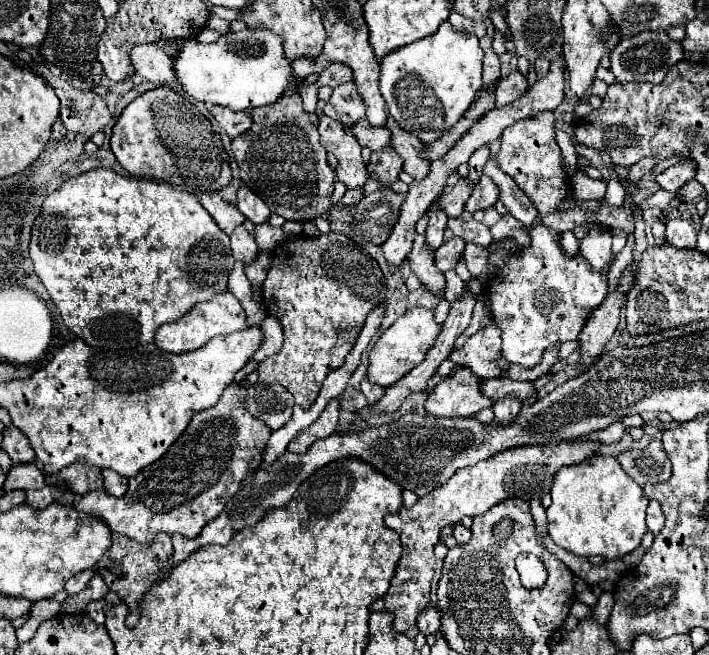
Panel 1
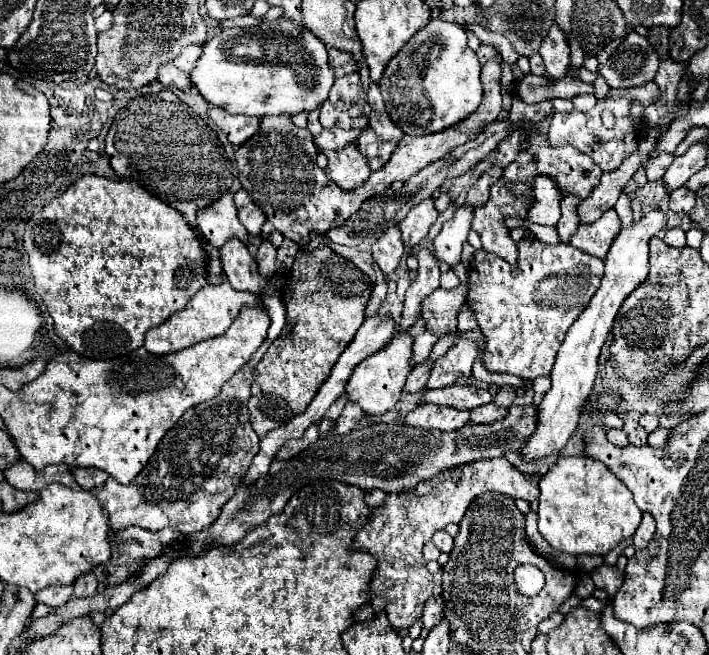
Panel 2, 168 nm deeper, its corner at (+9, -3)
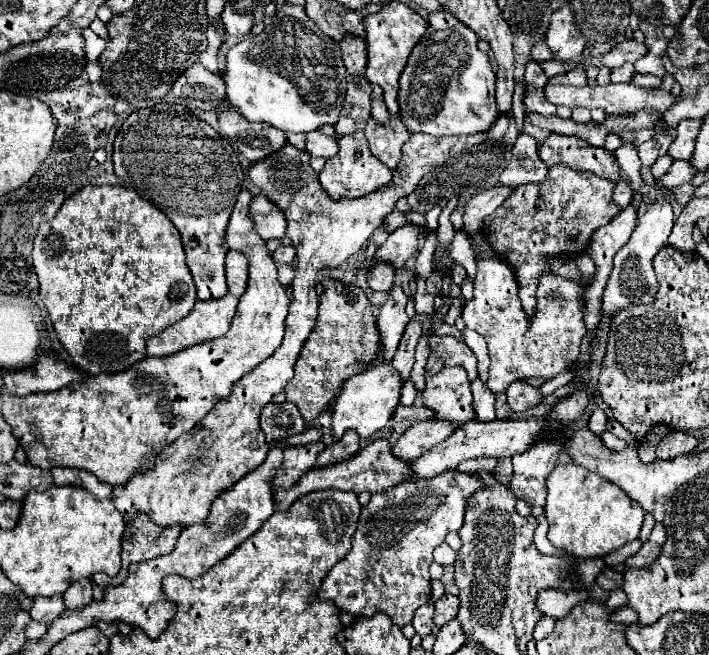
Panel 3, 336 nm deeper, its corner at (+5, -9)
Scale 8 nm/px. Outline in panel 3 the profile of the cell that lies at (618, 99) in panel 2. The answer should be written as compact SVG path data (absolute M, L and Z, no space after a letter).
M552 132L544 142L540 142L538 156L548 168L564 164L572 170L592 172L612 182L620 178L620 166L612 152L604 148L592 148L588 142L576 136L562 136Z

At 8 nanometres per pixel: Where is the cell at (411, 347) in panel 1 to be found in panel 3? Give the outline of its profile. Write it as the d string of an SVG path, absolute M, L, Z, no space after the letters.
M386 362L372 366L356 376L352 376L350 380L346 380L342 386L342 392L338 394L334 408L332 408L334 442L338 442L344 436L344 432L348 432L348 430L354 430L360 438L368 438L374 432L382 430L388 424L388 420L392 418L396 404L400 402L400 390L402 390L400 374L396 370L392 370L392 366Z

